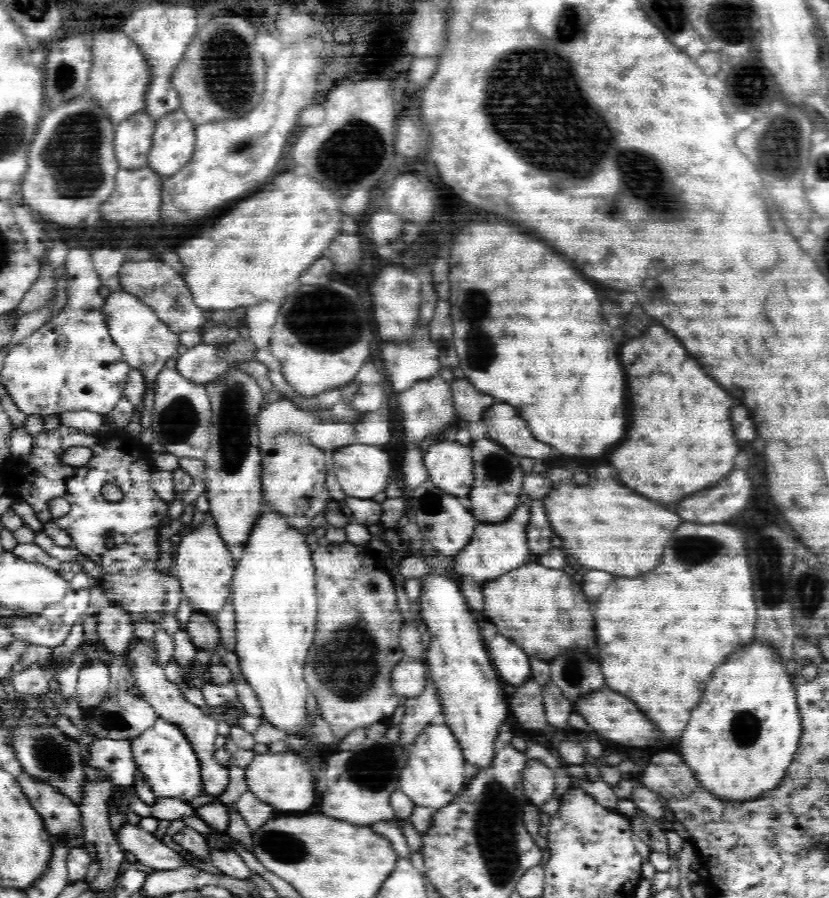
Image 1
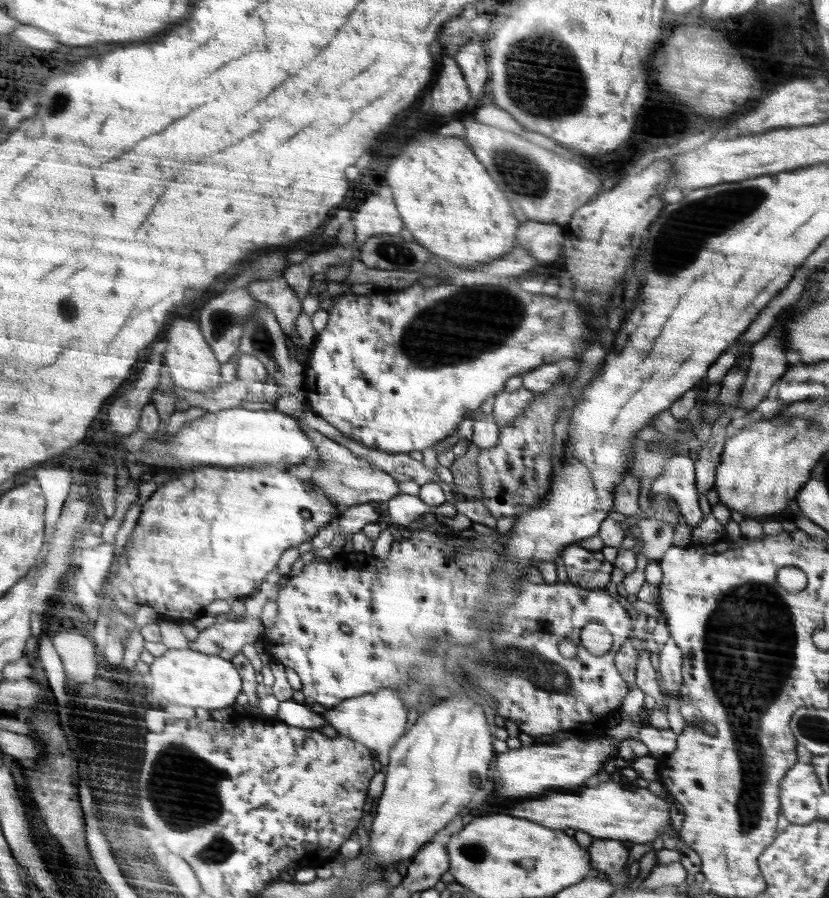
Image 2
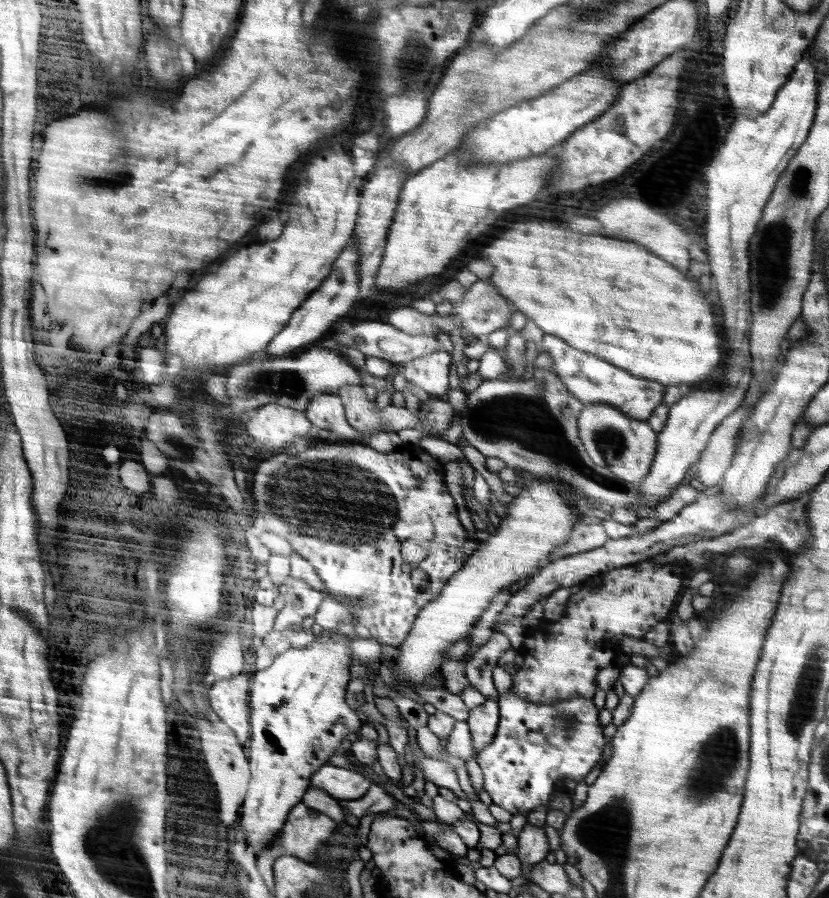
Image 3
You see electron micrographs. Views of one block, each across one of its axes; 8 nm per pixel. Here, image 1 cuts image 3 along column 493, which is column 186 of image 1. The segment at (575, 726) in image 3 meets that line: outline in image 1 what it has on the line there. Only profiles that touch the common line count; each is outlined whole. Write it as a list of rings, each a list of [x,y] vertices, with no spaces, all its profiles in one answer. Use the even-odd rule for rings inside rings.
[[[160,719],[154,727],[130,739],[130,747],[134,751],[134,761],[138,769],[136,776],[144,777],[144,781],[152,785],[157,801],[174,798],[188,803],[202,796],[200,761],[184,733],[175,724]]]

